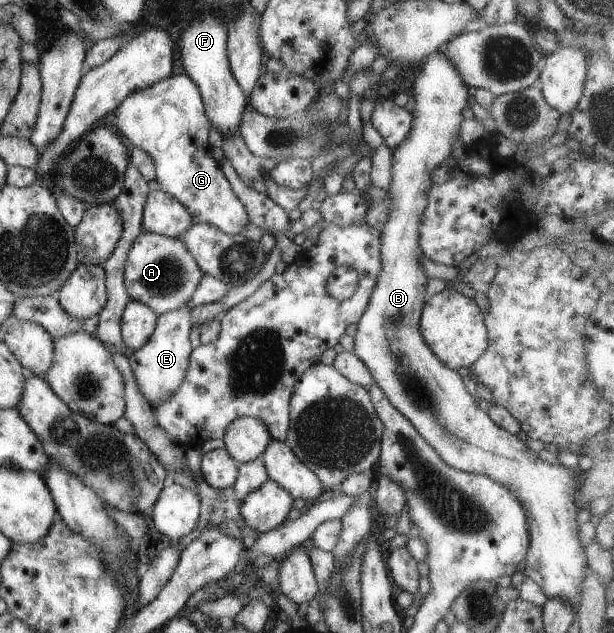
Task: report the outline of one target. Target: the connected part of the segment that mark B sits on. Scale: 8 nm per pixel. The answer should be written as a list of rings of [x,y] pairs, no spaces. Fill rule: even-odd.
[[[440,51],[427,58],[422,70],[413,82],[410,94],[415,100],[410,132],[393,150],[392,174],[388,198],[391,199],[387,222],[381,230],[380,254],[382,270],[378,275],[368,306],[357,322],[354,337],[354,353],[370,369],[375,384],[387,396],[392,406],[399,410],[420,433],[420,436],[442,457],[442,460],[459,471],[486,475],[503,484],[520,501],[525,510],[530,533],[530,548],[526,555],[524,573],[542,587],[548,598],[561,598],[571,602],[577,612],[581,599],[581,586],[588,567],[583,543],[579,537],[576,521],[575,477],[588,468],[588,464],[568,467],[562,463],[542,461],[526,443],[500,428],[490,415],[478,406],[478,400],[468,393],[458,371],[448,368],[431,350],[420,332],[421,314],[428,299],[426,283],[428,277],[420,263],[424,254],[419,245],[422,213],[427,207],[427,192],[434,184],[431,174],[443,164],[452,152],[452,146],[459,138],[464,118],[462,111],[472,101],[473,90],[462,80],[452,61]]]

